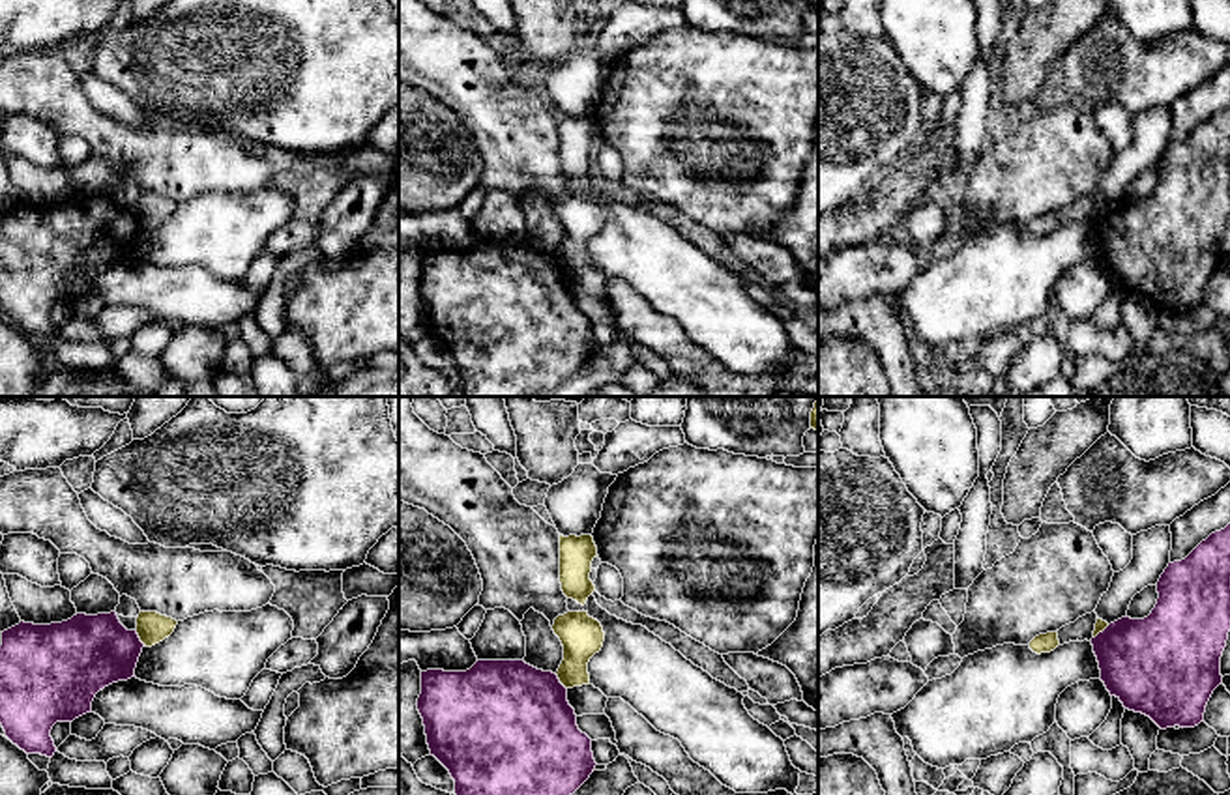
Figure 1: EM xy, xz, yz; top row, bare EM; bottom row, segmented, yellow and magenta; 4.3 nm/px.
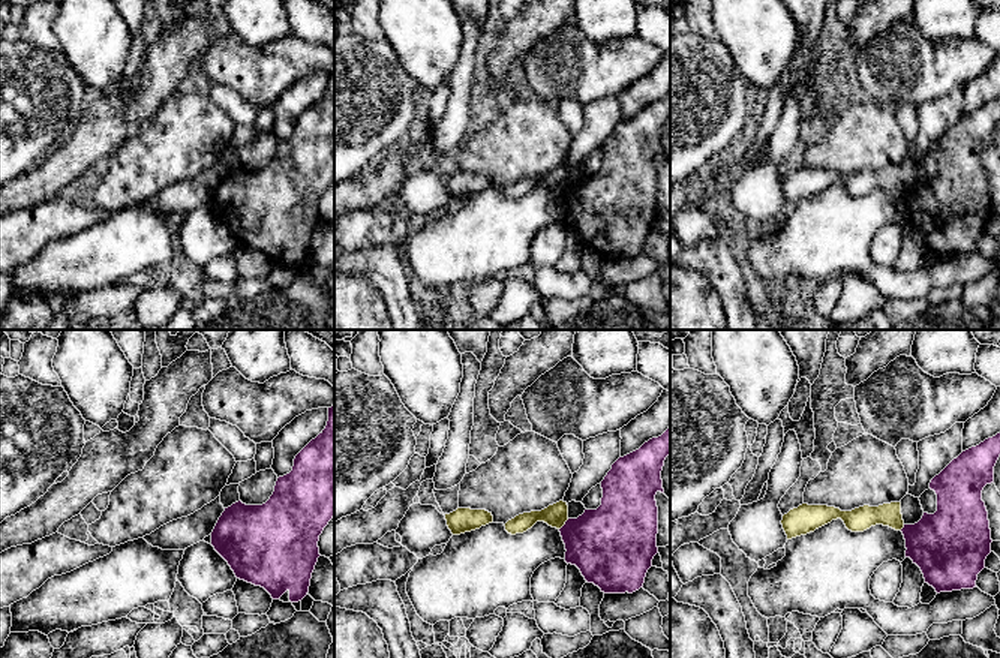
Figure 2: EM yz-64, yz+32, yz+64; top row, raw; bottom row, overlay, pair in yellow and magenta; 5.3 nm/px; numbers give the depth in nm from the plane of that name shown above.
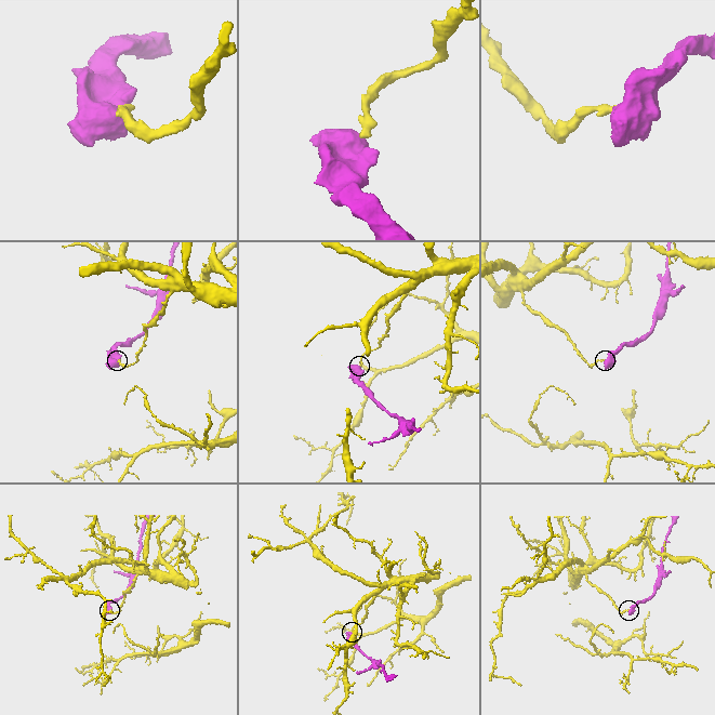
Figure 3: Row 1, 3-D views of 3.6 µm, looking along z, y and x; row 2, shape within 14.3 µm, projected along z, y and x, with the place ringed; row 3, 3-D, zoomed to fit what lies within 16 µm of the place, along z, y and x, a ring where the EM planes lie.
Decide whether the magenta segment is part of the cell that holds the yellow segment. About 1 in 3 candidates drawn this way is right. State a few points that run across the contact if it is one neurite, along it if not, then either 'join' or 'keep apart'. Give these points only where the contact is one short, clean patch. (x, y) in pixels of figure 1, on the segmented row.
line xz (555, 674), (566, 689); keep apart

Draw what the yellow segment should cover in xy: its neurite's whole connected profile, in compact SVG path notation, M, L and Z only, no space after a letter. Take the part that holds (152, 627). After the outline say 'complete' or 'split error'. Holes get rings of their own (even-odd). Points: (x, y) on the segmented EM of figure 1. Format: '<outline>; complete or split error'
M140 612L137 617L137 634L146 647L168 638L178 621L157 612Z; complete

